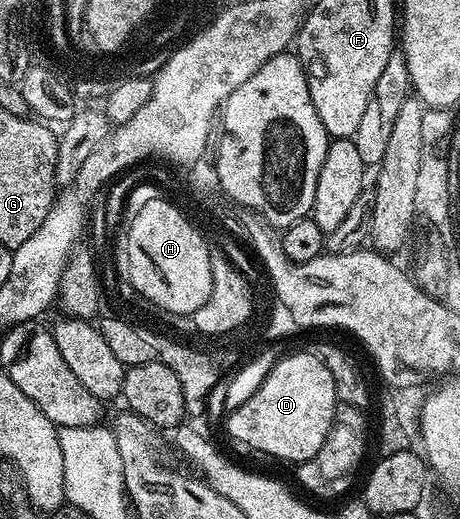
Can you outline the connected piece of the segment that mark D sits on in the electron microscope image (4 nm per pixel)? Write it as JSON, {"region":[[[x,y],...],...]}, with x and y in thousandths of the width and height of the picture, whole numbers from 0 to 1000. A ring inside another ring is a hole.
{"region":[[[683,676],[628,680],[607,688],[591,707],[589,719],[565,742],[565,750],[528,782],[500,792],[487,811],[493,830],[509,834],[507,848],[511,852],[520,854],[526,846],[548,846],[550,857],[585,861],[587,884],[598,873],[613,873],[620,881],[626,877],[678,881],[713,838],[715,827],[726,815],[728,788],[739,780],[722,717],[713,715],[689,682]]]}

